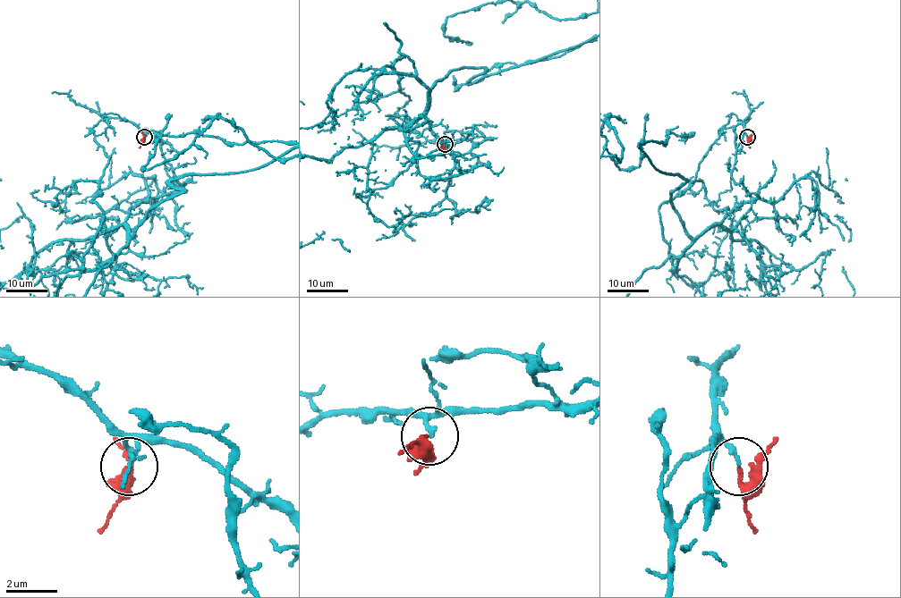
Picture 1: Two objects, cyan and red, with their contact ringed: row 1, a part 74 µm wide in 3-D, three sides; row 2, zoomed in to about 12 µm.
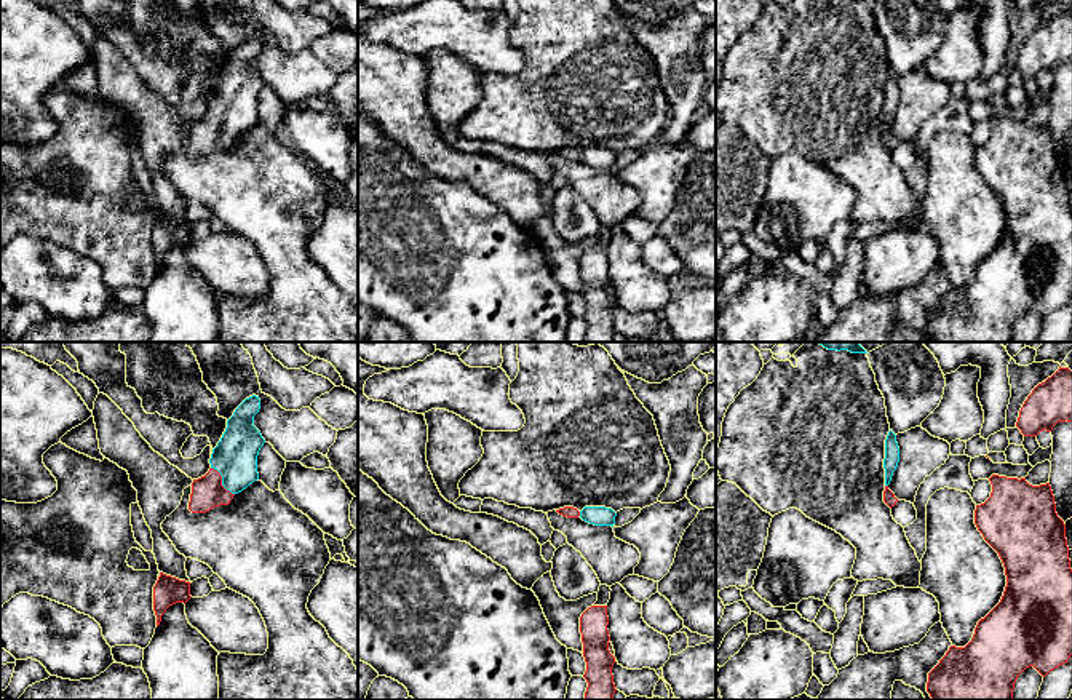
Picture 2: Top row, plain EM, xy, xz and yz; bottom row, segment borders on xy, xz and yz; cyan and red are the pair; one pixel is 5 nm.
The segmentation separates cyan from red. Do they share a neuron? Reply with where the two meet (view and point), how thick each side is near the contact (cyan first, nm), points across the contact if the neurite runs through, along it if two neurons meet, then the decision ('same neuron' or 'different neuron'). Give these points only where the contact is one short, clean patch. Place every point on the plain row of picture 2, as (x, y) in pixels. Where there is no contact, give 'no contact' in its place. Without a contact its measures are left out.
contact xy (222, 123); calibres 220 and 160 nm; way xy (235, 99), (234, 111), (222, 123), (206, 135); same neuron

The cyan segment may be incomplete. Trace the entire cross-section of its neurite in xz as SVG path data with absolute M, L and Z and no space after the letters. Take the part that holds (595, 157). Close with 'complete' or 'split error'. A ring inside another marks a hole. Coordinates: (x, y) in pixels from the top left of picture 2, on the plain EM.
M564 149L556 152L559 157L567 160L582 160L583 163L594 166L594 168L612 168L615 166L617 155L612 150L605 149L585 149L578 153L574 149Z | split error

